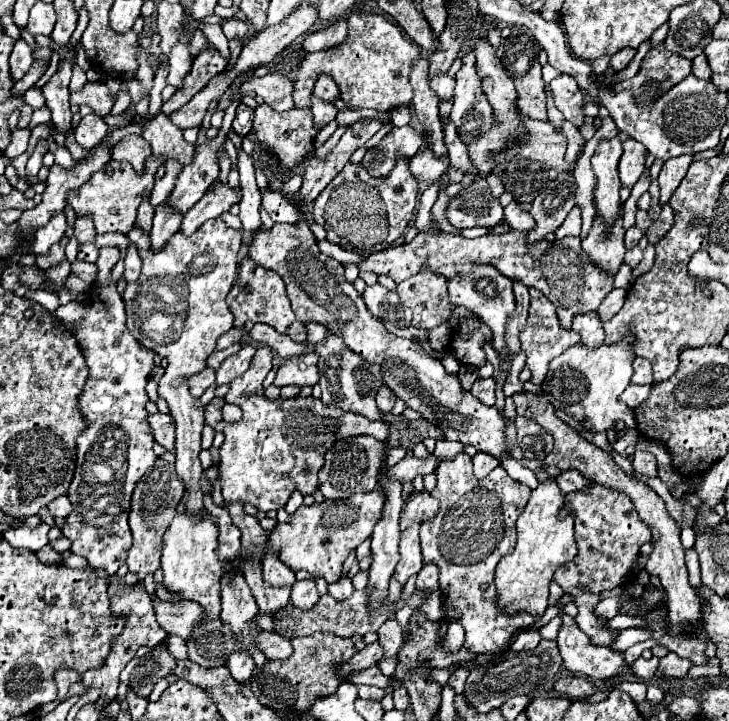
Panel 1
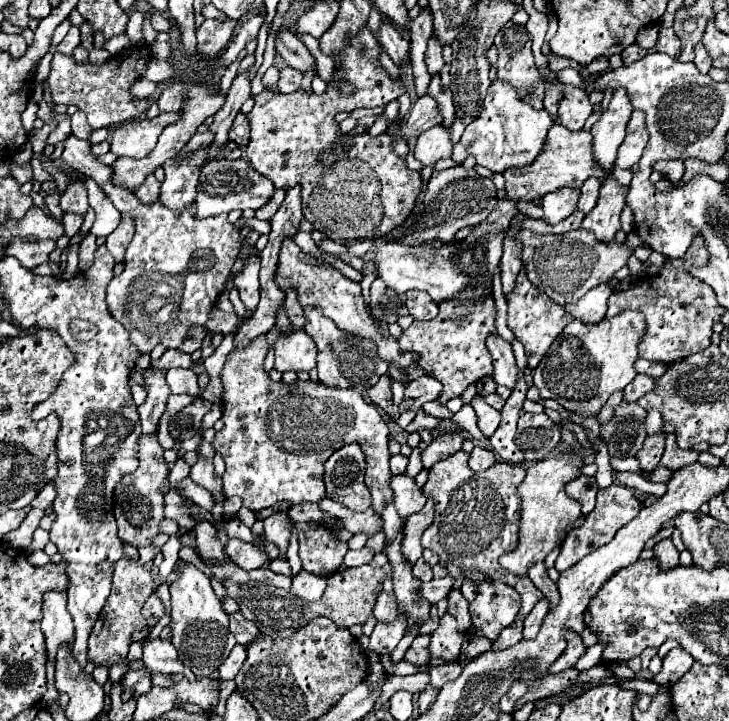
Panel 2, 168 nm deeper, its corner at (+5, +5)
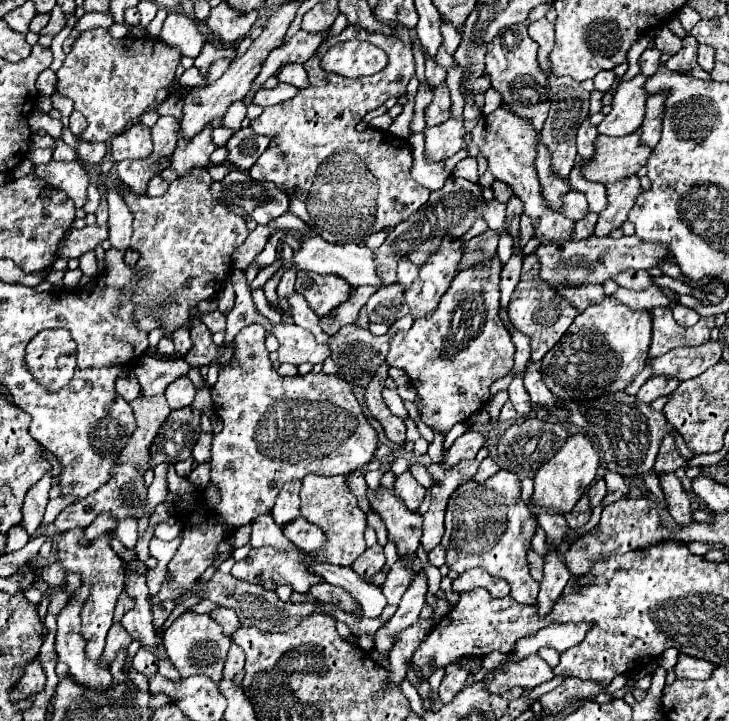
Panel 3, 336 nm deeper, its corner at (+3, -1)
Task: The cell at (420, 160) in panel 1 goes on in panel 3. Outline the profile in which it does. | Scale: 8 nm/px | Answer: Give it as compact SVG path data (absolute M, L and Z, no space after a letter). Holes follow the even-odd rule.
M449 118L447 122L425 128L425 158L427 160L445 160L463 148L463 122Z

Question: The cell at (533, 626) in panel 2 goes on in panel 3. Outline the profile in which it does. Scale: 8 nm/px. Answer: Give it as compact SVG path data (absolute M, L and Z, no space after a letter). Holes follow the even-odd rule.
M549 554L549 558L545 560L545 578L541 582L541 590L539 590L539 614L547 616L555 604L555 600L561 596L563 586L569 580L569 572L567 568L557 560L557 554Z

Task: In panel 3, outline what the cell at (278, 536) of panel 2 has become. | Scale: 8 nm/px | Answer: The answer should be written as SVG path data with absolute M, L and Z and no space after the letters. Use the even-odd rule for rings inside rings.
M299 480L287 482L277 496L277 502L275 502L275 508L271 514L281 528L301 516L301 512L299 512L299 502L301 502L299 500L299 488L301 488Z

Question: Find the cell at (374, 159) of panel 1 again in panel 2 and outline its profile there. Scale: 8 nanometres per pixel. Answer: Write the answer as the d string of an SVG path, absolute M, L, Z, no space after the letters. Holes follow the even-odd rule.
M425 94L409 110L405 124L391 124L387 134L409 138L409 136L419 136L421 132L425 132L437 124L441 124L441 112L437 110L437 100L429 94Z

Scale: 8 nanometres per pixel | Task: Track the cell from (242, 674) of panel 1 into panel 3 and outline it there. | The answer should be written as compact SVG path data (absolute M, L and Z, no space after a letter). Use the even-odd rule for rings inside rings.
M231 644L229 654L227 654L227 662L223 668L223 680L233 680L233 676L237 672L241 672L243 666L245 666L245 652L237 644Z

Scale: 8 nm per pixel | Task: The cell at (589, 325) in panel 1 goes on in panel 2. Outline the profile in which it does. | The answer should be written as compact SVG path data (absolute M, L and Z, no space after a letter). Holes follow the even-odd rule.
M597 286L593 290L589 290L589 294L585 294L585 298L565 306L565 310L573 316L573 318L581 318L583 322L591 324L591 322L599 322L605 318L607 312L607 298L613 294L611 286Z

